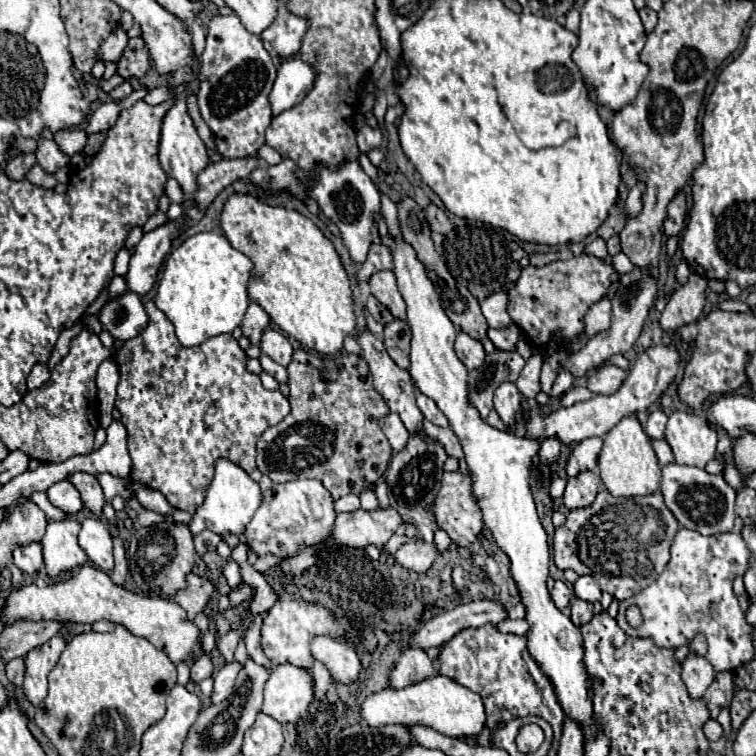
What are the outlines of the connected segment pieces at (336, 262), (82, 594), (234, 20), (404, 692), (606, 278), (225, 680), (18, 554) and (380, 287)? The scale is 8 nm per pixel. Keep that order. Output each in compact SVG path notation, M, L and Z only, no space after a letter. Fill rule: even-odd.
M232 194L222 210L222 232L230 244L246 254L252 264L252 278L248 286L250 300L258 302L270 320L278 324L282 332L298 340L302 346L316 350L320 354L336 356L344 350L344 338L356 336L356 316L354 316L354 298L350 288L350 278L340 262L340 256L334 244L314 226L306 216L296 210L286 210L280 206L268 206L248 194Z
M82 566L80 572L76 572L70 580L58 582L52 586L24 586L8 596L8 604L2 612L4 622L12 624L18 618L24 620L54 620L58 618L60 622L98 622L98 620L110 620L116 624L126 626L134 636L142 636L150 640L154 646L162 648L166 656L178 664L186 662L192 666L192 662L204 654L202 648L202 638L198 626L188 620L184 608L178 604L164 600L164 598L144 598L142 594L134 594L126 588L114 586L110 582L108 574L100 572L94 566Z
M236 14L214 16L208 24L206 48L200 58L198 106L214 134L216 152L222 158L256 154L264 144L264 132L272 122L268 94L276 78L276 66L260 36L248 32Z
M436 674L422 682L410 684L406 688L382 688L366 696L360 704L360 716L368 722L368 726L388 726L388 724L404 724L404 726L428 726L444 736L462 738L462 736L476 736L484 728L484 706L482 698L468 690L466 686L458 684L456 680Z
M580 254L570 260L556 260L546 266L540 266L540 268L526 266L522 270L516 286L512 290L508 290L508 314L510 314L512 322L524 332L524 336L530 338L532 346L544 348L544 346L548 346L548 342L554 336L560 340L560 344L568 344L584 332L584 316L586 316L588 308L592 304L596 304L608 292L610 284L618 282L618 278L620 276L612 264L606 264L604 260L600 260L596 256L588 256L588 254Z
M228 662L224 668L220 668L220 672L214 676L214 690L210 696L212 704L220 704L222 700L226 700L232 694L234 680L240 670L242 670L242 666L238 662Z
M32 542L30 546L22 546L22 550L14 550L14 564L28 576L40 572L44 568L42 546L38 542Z
M380 270L368 280L370 292L384 304L396 318L406 318L406 304L402 294L398 292L396 278L392 270Z

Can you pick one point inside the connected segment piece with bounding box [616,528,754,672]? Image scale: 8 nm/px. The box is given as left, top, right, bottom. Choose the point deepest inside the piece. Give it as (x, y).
(693, 595)

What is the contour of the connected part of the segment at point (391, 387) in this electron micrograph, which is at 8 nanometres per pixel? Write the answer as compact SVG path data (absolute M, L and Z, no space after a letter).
M362 332L362 334L356 336L356 340L358 340L358 344L362 346L362 350L364 350L364 360L368 362L370 372L372 372L372 376L374 376L374 388L376 388L378 394L384 398L384 402L388 404L390 412L396 412L396 414L402 418L402 422L404 422L404 426L408 428L408 432L424 434L424 428L422 428L424 416L422 416L422 412L420 412L420 408L418 408L418 404L416 404L416 394L418 394L418 390L416 390L414 380L410 378L408 370L402 370L402 368L398 368L398 366L394 364L394 360L388 356L388 352L386 352L386 348L384 348L384 344L382 344L382 340L380 340L378 336L374 336L374 334L370 334L370 332Z

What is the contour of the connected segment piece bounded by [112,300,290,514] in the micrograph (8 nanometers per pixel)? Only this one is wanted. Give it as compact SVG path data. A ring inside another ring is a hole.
M150 300L144 306L148 326L112 356L120 372L116 408L120 412L120 422L128 430L128 452L132 460L130 478L146 488L162 492L174 508L194 514L204 502L206 488L214 478L216 460L224 458L242 466L242 470L252 472L256 468L258 438L268 426L278 424L290 412L290 404L278 390L266 390L260 376L248 372L248 356L232 334L222 334L224 338L214 336L202 346L186 348L178 342L172 322L154 306L154 302Z

